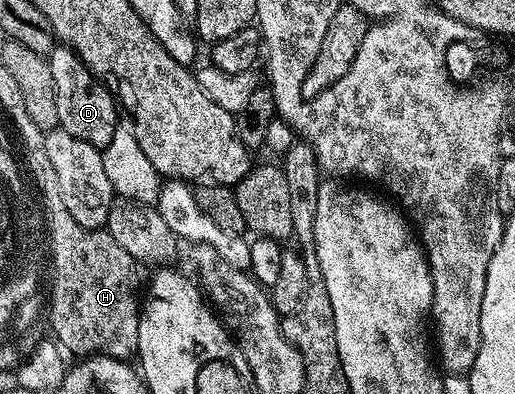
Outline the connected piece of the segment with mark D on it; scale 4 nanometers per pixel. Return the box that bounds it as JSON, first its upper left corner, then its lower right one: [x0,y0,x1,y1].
[48,47,120,150]

